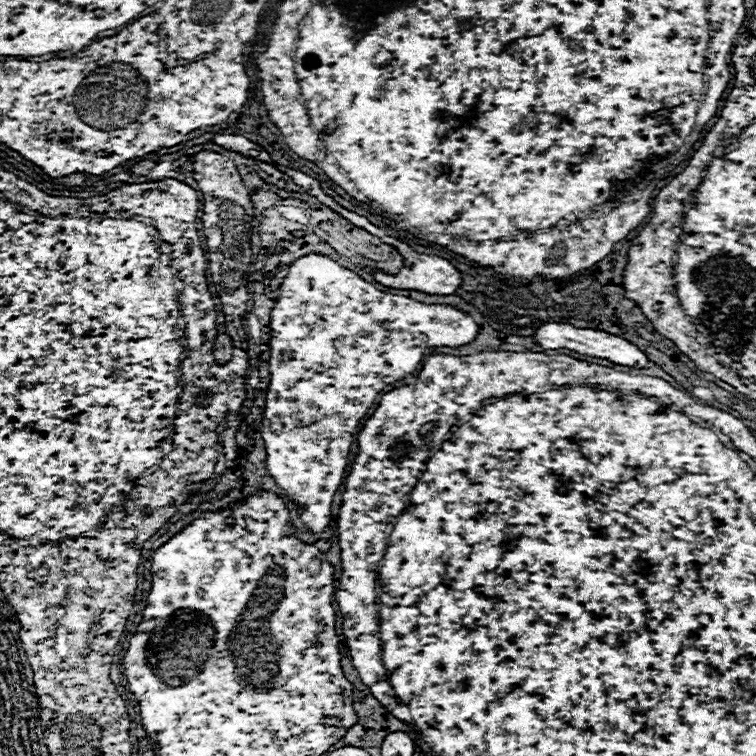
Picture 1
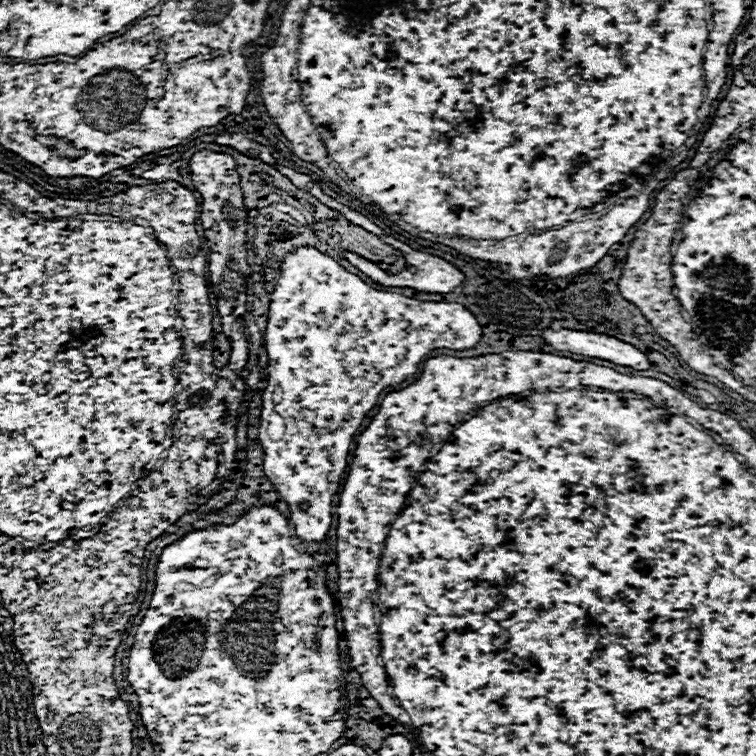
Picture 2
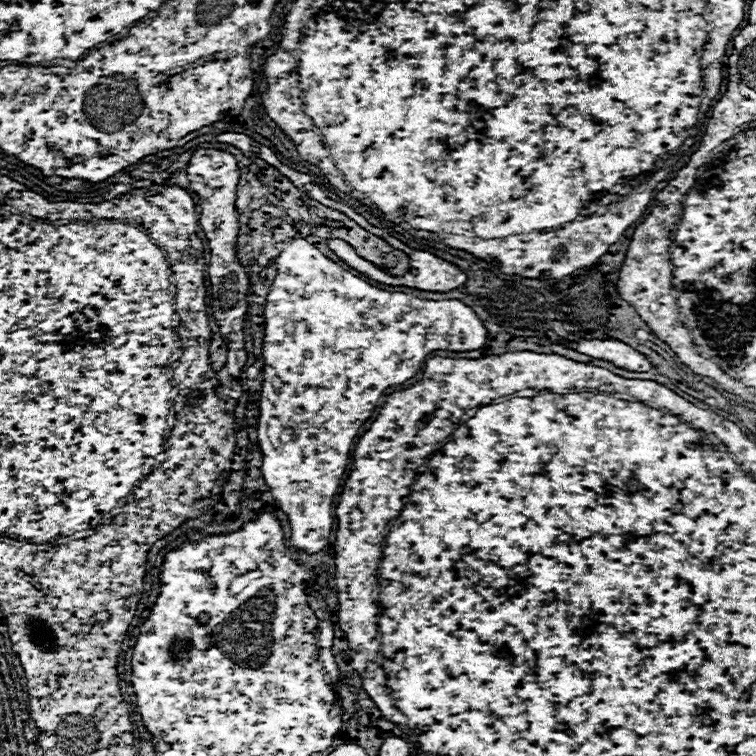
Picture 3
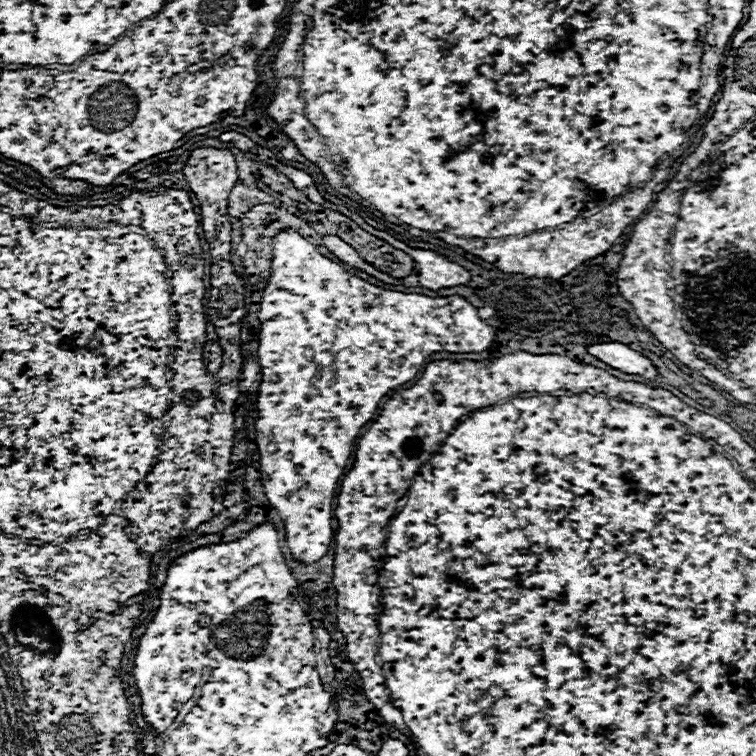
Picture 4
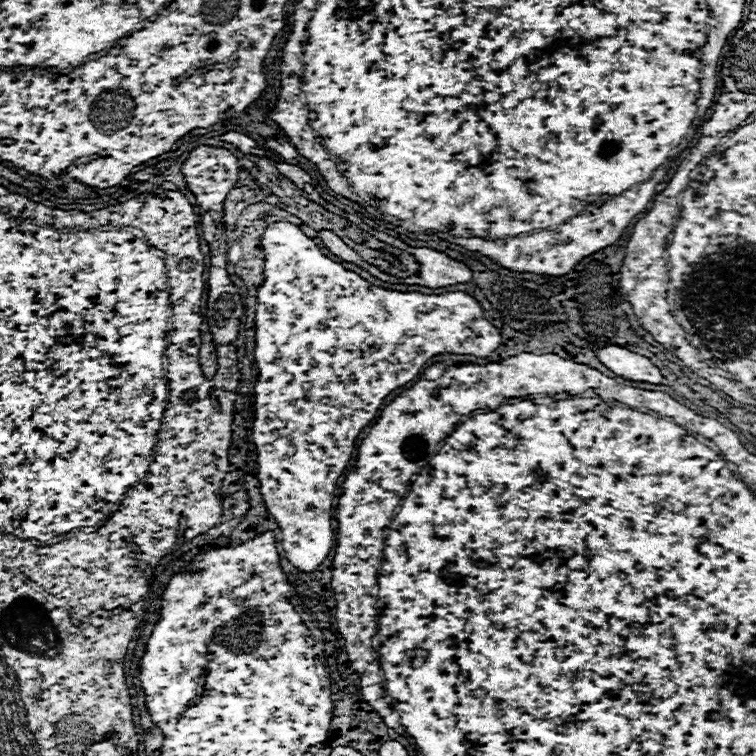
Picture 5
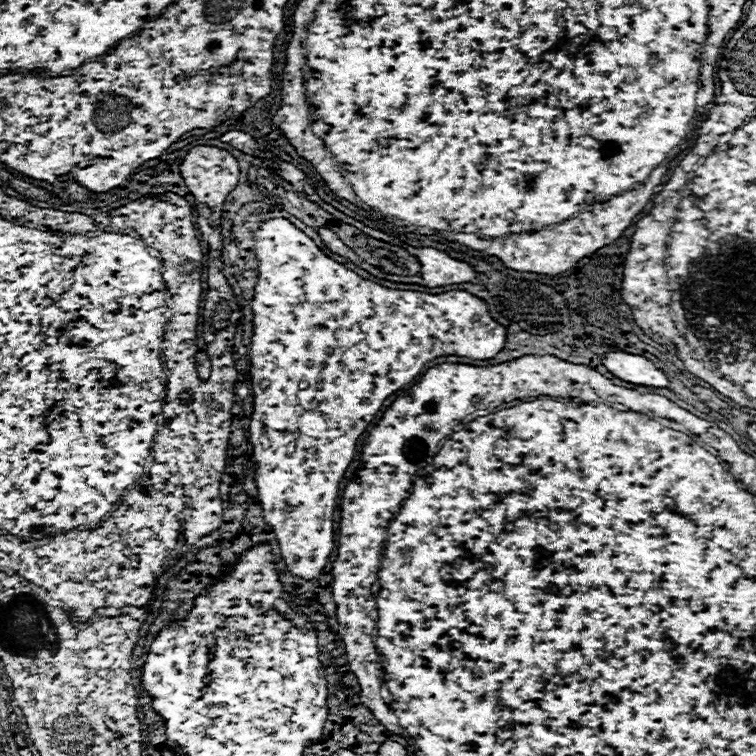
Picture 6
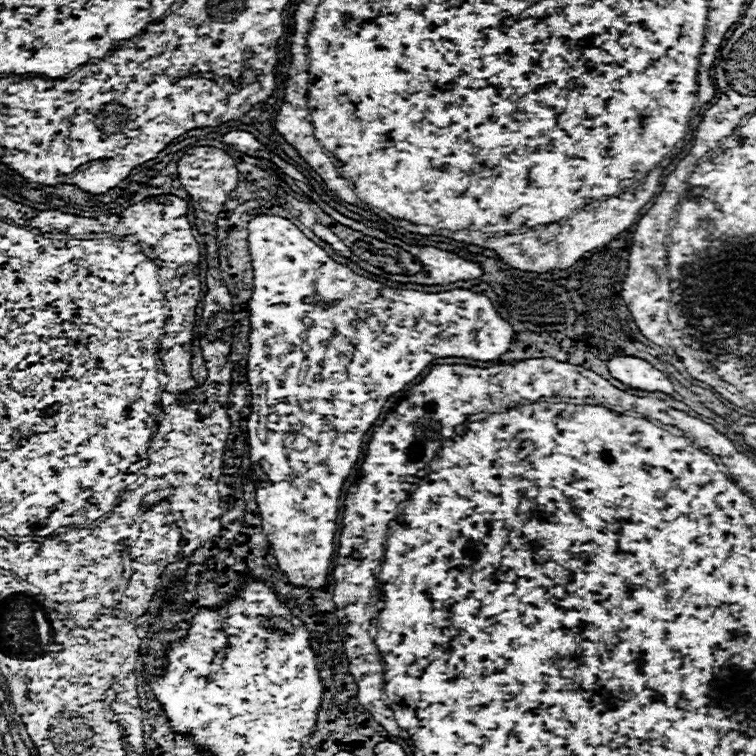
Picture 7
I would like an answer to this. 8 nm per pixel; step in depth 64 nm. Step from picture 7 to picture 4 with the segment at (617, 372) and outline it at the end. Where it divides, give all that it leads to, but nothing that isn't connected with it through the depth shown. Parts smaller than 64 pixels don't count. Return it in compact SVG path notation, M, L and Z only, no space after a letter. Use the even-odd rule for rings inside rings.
M602 342L602 344L590 344L586 346L588 354L592 354L594 358L606 362L608 366L626 372L626 374L638 374L638 376L646 376L646 378L654 378L658 376L656 368L652 366L652 362L642 356L640 352L632 350L630 346L622 344L622 342Z

